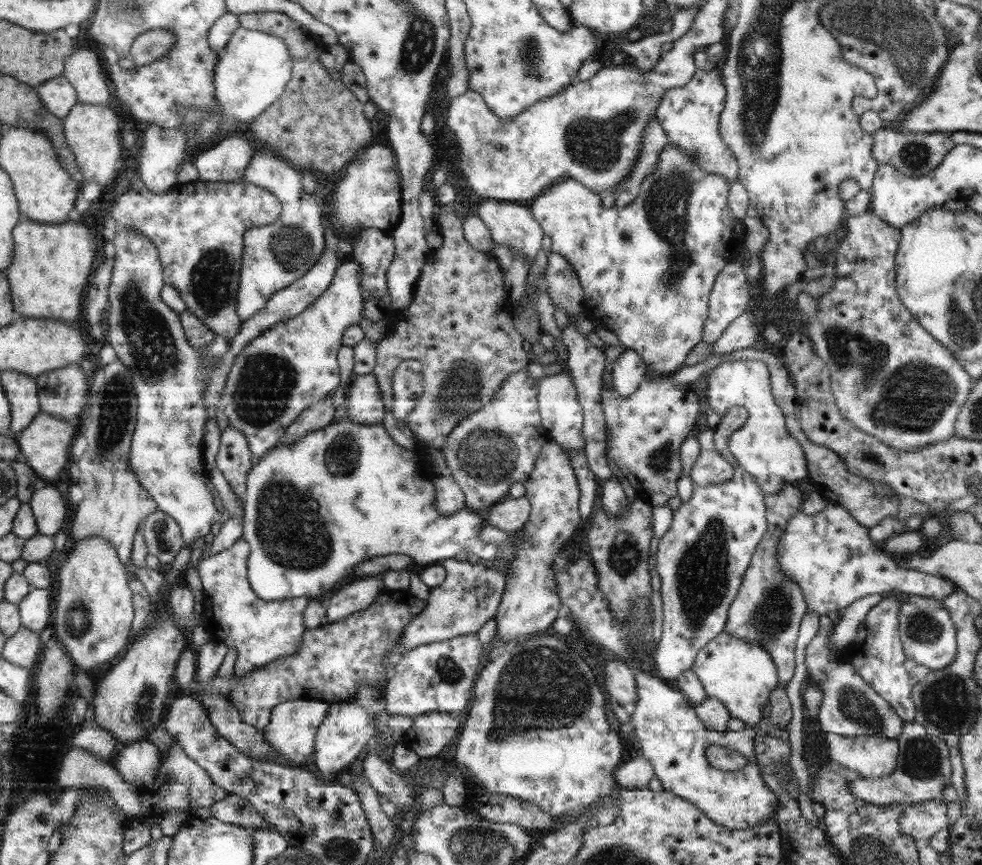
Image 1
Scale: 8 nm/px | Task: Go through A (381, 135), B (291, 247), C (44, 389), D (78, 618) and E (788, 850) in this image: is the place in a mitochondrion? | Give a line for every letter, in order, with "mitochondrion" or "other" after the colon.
A: other
B: mitochondrion
C: other
D: mitochondrion
E: other

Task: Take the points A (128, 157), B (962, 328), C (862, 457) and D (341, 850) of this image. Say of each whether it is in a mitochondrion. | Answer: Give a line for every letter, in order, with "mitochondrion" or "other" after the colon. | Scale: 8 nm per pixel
A: other
B: mitochondrion
C: mitochondrion
D: mitochondrion

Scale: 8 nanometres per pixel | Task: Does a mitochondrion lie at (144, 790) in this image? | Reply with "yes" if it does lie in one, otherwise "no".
no

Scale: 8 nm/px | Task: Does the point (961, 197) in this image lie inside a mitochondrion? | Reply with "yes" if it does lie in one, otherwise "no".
no

